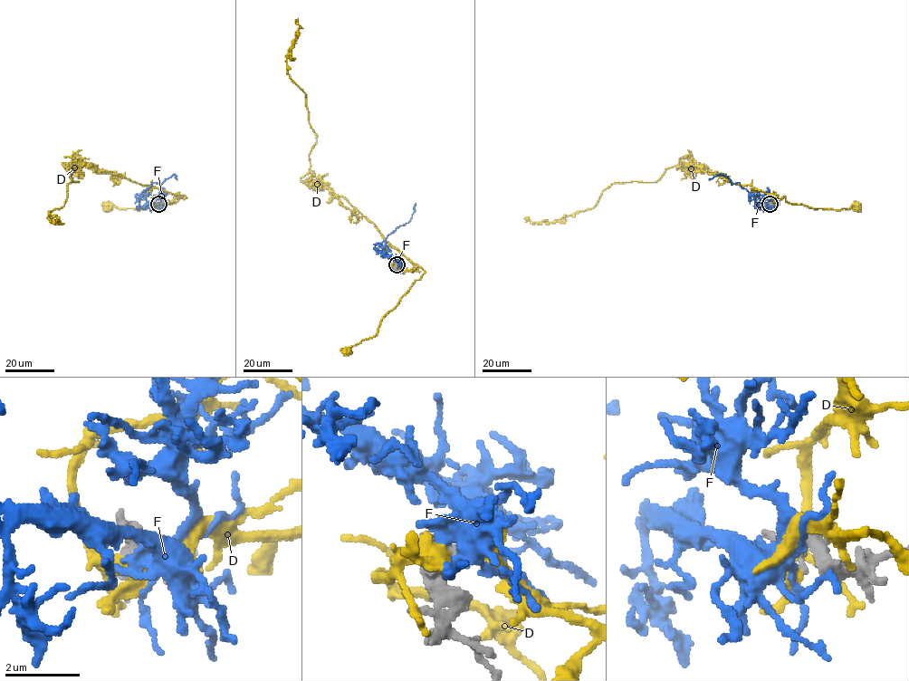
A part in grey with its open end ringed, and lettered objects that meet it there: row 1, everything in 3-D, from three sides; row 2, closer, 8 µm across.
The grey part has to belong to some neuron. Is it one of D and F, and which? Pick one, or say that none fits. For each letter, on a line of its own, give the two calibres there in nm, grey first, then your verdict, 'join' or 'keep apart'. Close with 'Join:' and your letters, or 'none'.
D: 340 nm thick on the grey side, 360 nm on the other; keep apart
F: 320 nm thick on the grey side, 340 nm on the other; join
Join: F

